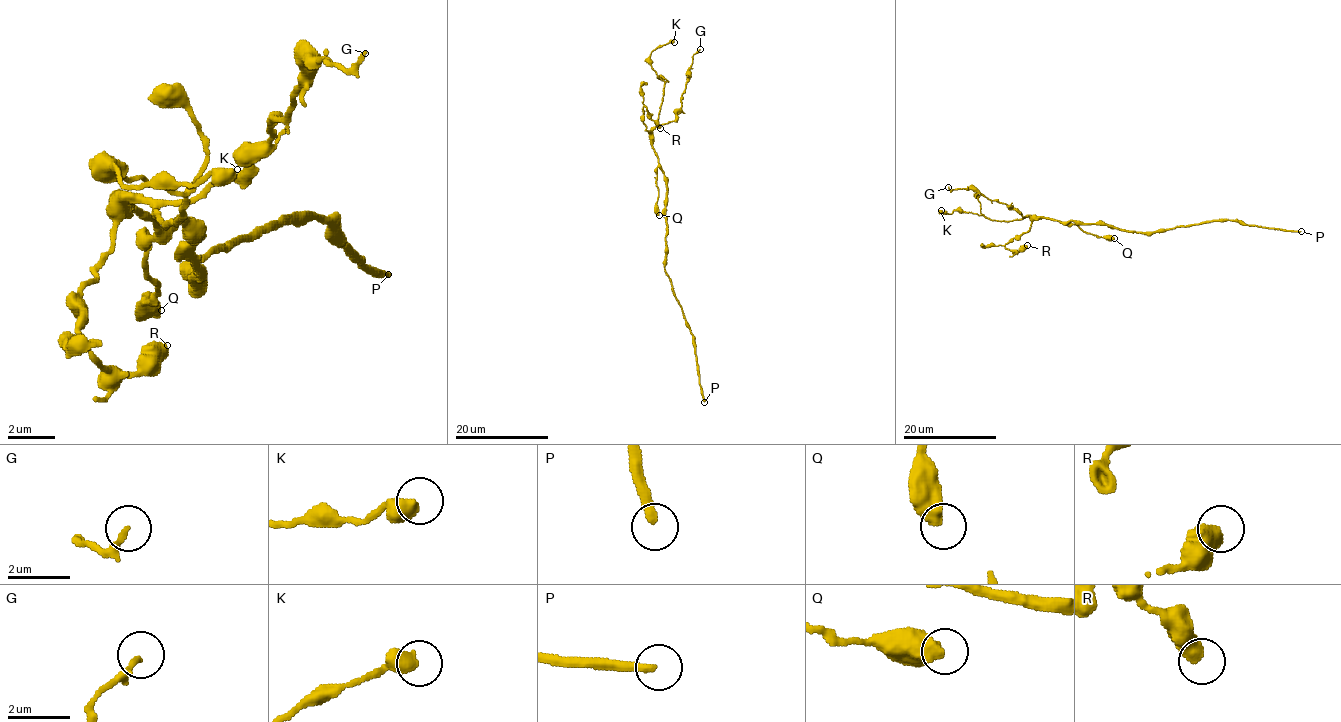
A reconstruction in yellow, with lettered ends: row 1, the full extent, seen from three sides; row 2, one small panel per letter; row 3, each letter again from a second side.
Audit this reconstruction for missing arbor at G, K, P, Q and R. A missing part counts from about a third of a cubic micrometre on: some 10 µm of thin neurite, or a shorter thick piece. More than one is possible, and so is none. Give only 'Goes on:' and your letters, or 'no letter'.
Goes on: G, P

